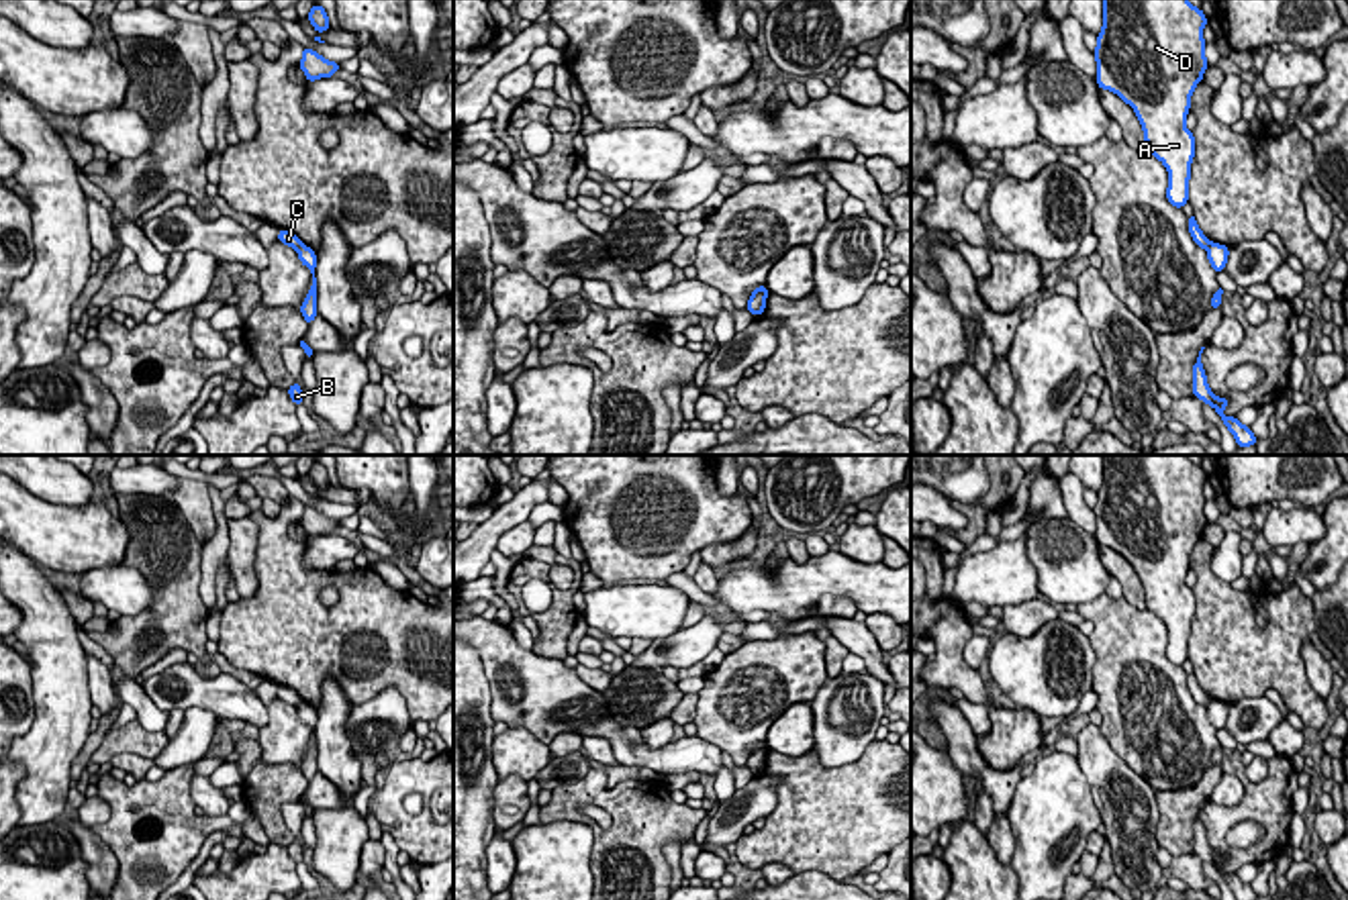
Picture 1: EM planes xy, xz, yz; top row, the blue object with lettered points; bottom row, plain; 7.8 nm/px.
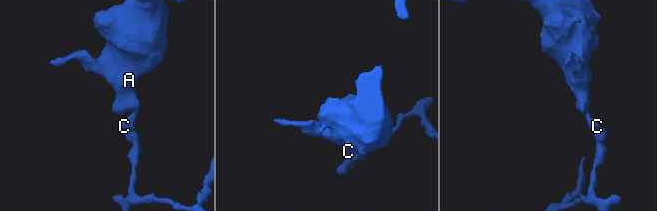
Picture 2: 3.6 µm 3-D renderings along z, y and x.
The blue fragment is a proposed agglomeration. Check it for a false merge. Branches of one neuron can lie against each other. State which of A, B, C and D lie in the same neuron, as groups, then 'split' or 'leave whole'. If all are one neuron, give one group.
A C D / B | split

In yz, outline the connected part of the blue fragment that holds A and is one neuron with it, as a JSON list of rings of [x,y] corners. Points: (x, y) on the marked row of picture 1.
[[[1103,0],[1097,86],[1129,104],[1146,151],[1168,171],[1166,200],[1189,202],[1195,135],[1185,127],[1203,71],[1207,16],[1189,0]]]

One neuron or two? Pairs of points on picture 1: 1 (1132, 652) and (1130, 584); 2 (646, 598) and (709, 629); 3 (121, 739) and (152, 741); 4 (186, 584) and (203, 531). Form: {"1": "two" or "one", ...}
{"1": "two", "2": "two", "3": "one", "4": "two"}

